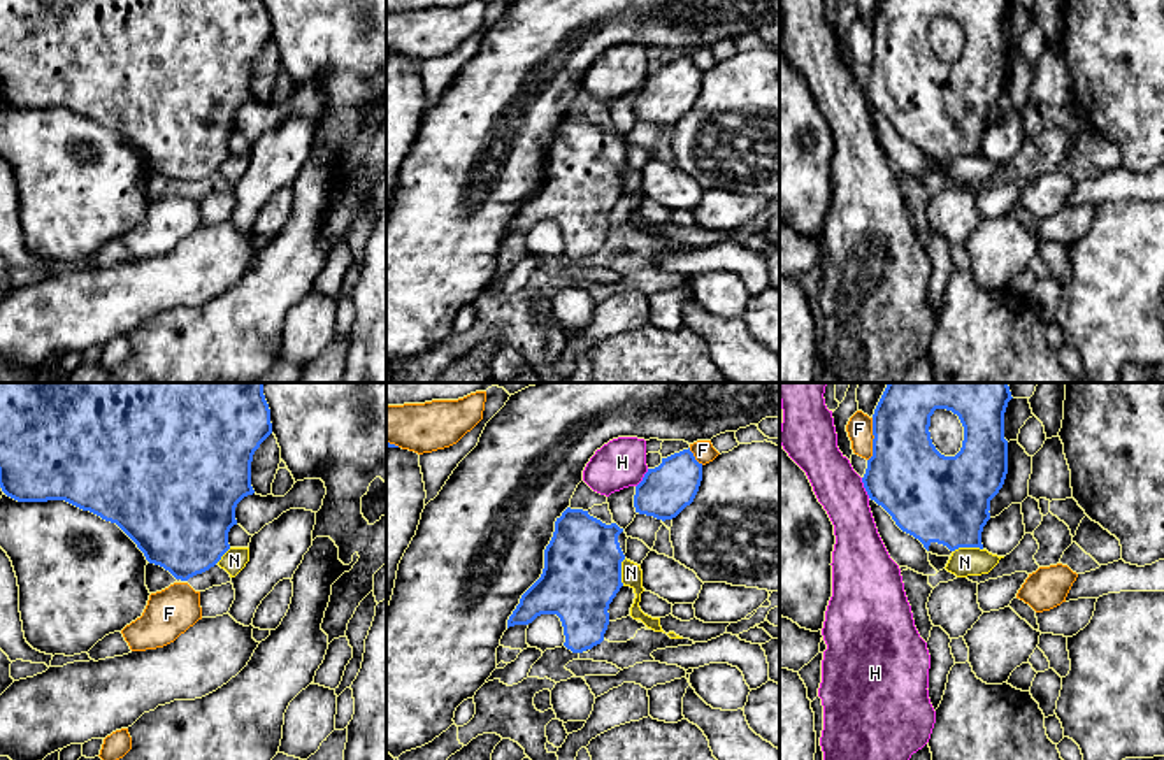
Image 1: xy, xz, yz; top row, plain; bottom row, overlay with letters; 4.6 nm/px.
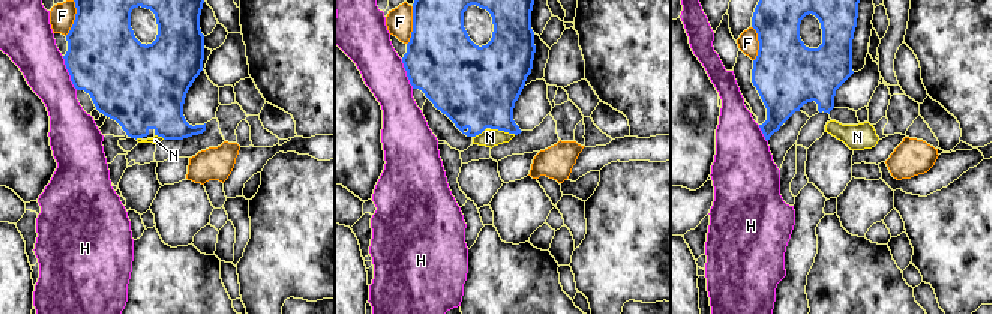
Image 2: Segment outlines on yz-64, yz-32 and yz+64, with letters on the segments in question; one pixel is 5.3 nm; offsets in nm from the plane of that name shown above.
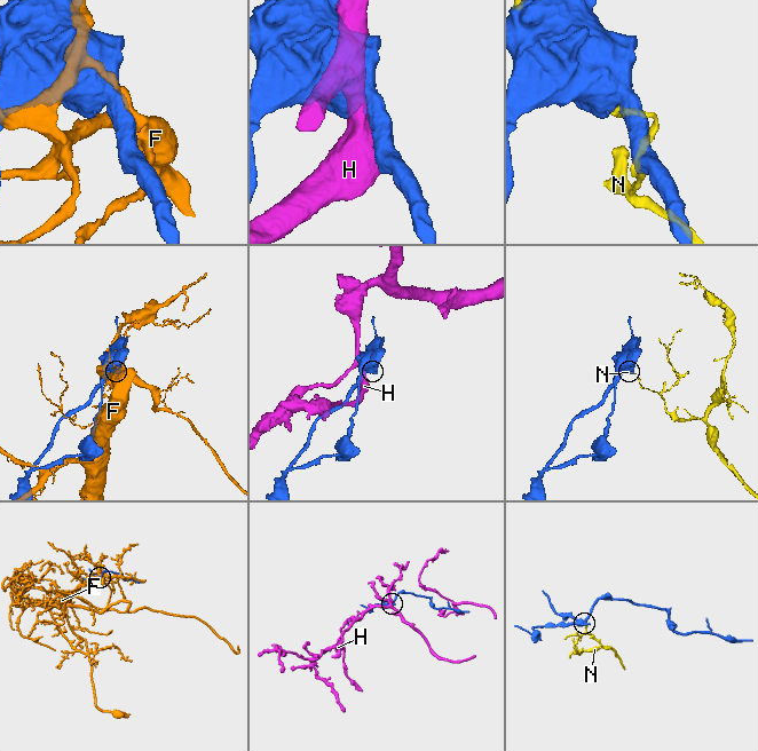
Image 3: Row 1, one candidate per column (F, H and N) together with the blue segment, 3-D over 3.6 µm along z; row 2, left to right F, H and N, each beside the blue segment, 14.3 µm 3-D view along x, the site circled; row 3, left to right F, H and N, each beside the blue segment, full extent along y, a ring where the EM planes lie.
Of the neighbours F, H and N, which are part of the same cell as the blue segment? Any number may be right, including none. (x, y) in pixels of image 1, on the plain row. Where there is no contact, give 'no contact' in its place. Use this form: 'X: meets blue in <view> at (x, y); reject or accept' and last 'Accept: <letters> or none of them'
F: meets blue in yz at (873, 46); reject
H: meets blue in yz at (866, 95); reject
N: meets blue in yz at (968, 153); reject
Accept: none of them

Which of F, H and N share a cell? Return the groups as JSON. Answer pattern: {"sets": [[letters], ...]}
{"sets": [["F"], ["H"], ["N"]]}

